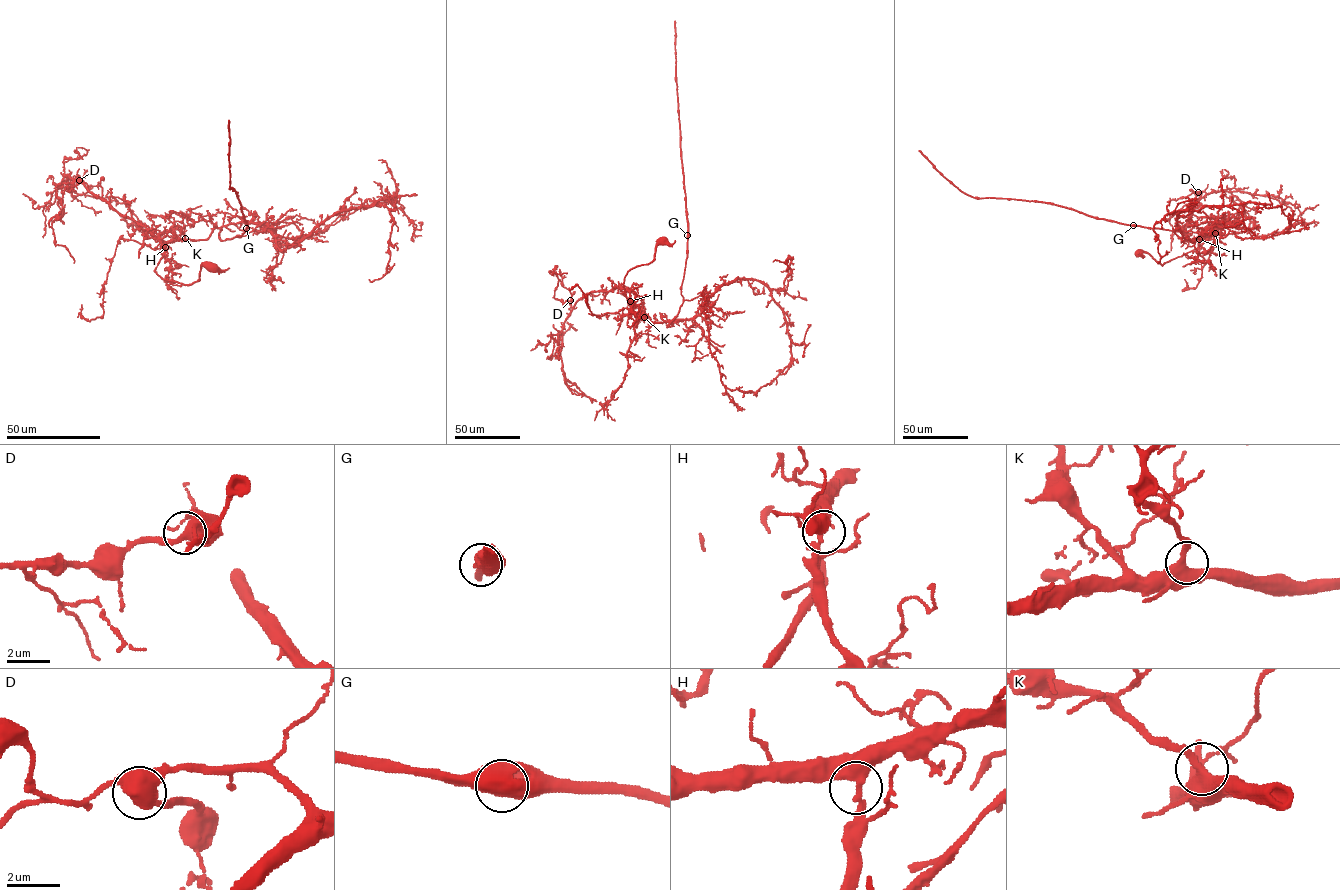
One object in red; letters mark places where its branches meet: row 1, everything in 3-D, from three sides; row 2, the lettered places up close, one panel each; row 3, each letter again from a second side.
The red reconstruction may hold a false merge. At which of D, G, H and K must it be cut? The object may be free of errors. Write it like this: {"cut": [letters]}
{"cut": ["G"]}

